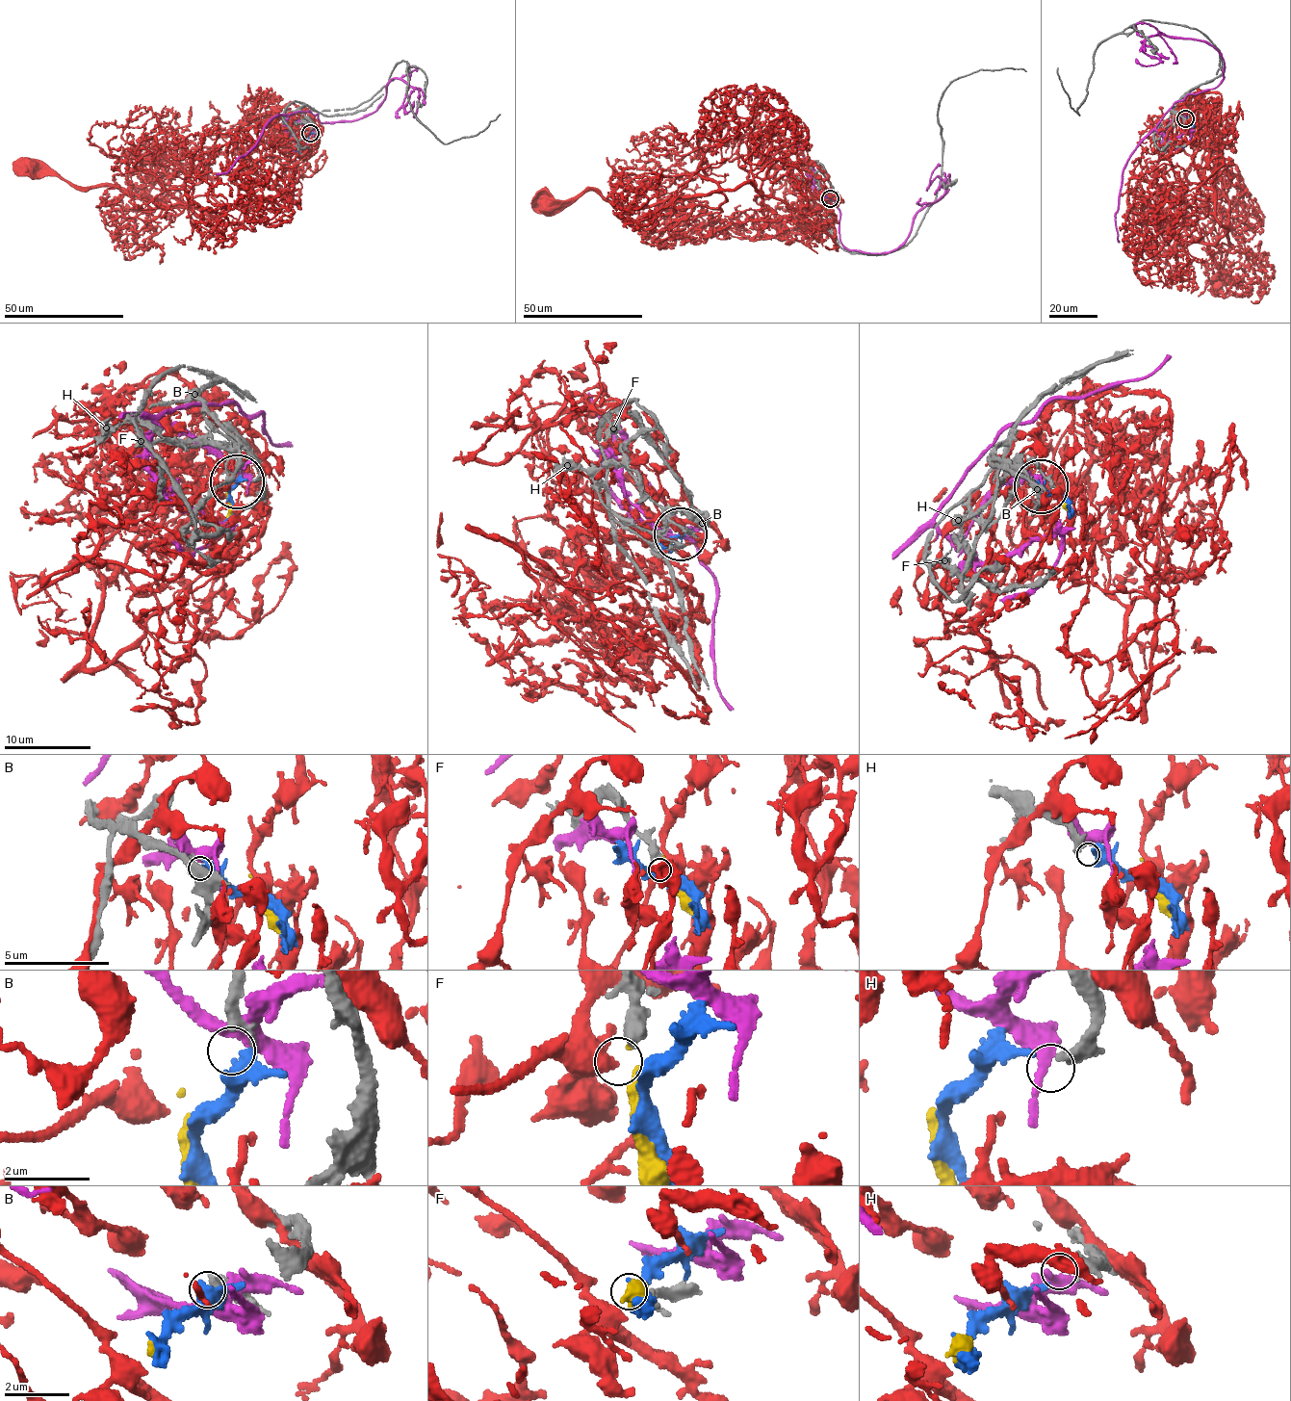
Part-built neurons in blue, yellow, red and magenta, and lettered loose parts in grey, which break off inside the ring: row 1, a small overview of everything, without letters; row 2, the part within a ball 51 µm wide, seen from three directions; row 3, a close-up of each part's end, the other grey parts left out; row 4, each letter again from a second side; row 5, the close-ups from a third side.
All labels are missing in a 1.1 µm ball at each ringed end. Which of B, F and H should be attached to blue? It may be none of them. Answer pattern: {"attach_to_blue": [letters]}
{"attach_to_blue": ["B"]}

